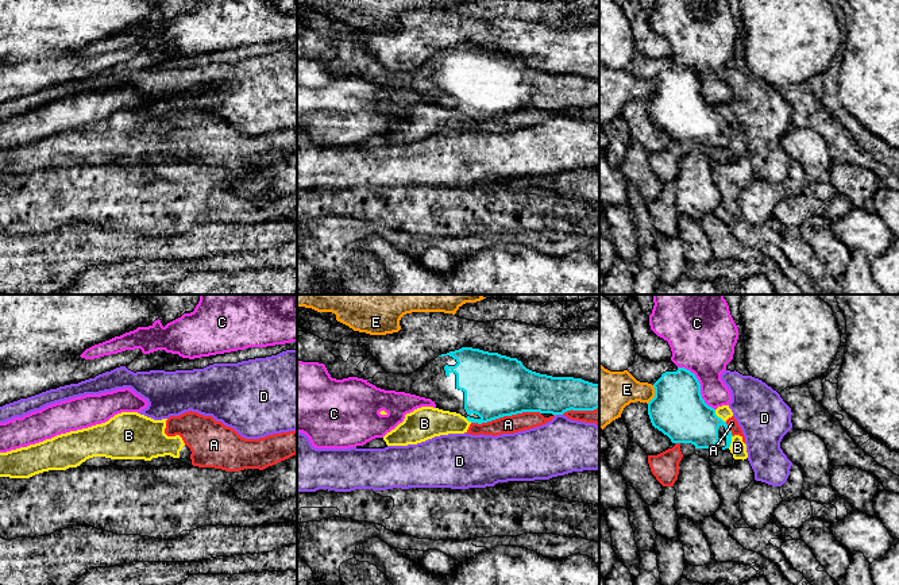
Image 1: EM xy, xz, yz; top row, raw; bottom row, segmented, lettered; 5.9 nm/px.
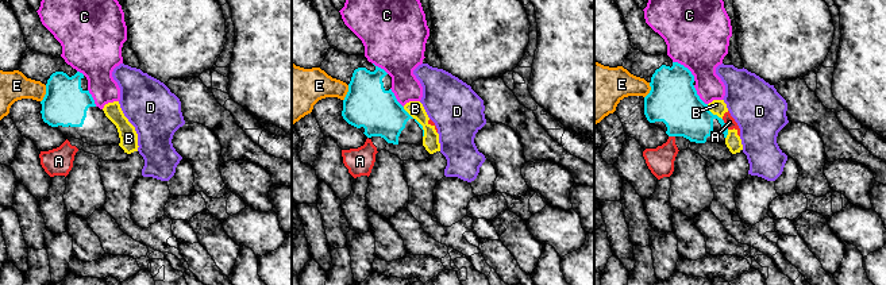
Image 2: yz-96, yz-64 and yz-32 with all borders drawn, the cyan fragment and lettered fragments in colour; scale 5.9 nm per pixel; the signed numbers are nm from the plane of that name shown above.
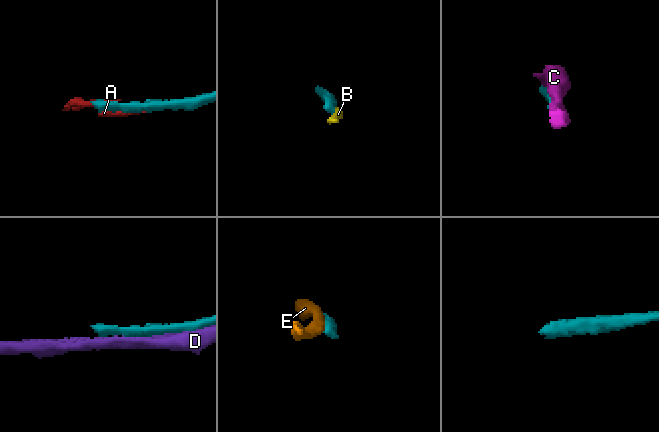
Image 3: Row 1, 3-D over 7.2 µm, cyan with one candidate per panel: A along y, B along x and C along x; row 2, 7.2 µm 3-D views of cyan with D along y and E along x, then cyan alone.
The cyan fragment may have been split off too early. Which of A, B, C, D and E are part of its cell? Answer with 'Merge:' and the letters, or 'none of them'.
Merge: none of them

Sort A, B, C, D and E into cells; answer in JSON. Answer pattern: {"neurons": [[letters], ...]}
{"neurons": [["A", "B"], ["C"], ["D"], ["E"]]}

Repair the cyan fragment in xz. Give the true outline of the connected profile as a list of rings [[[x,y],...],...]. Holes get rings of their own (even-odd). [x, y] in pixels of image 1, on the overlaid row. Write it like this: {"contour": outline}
{"contour": [[[352,332],[342,340],[328,342],[313,334],[297,336],[297,361],[324,363],[332,378],[343,380],[348,377],[363,378],[377,388],[385,390],[405,392],[420,397],[431,399],[436,408],[456,412],[471,423],[487,423],[503,416],[512,416],[522,412],[540,412],[563,415],[567,411],[594,411],[599,408],[599,384],[593,384],[574,377],[552,377],[526,369],[517,358],[489,353],[472,347],[462,347],[447,354],[441,354],[424,367],[410,374],[387,373],[375,358],[358,345],[359,334]]]}

